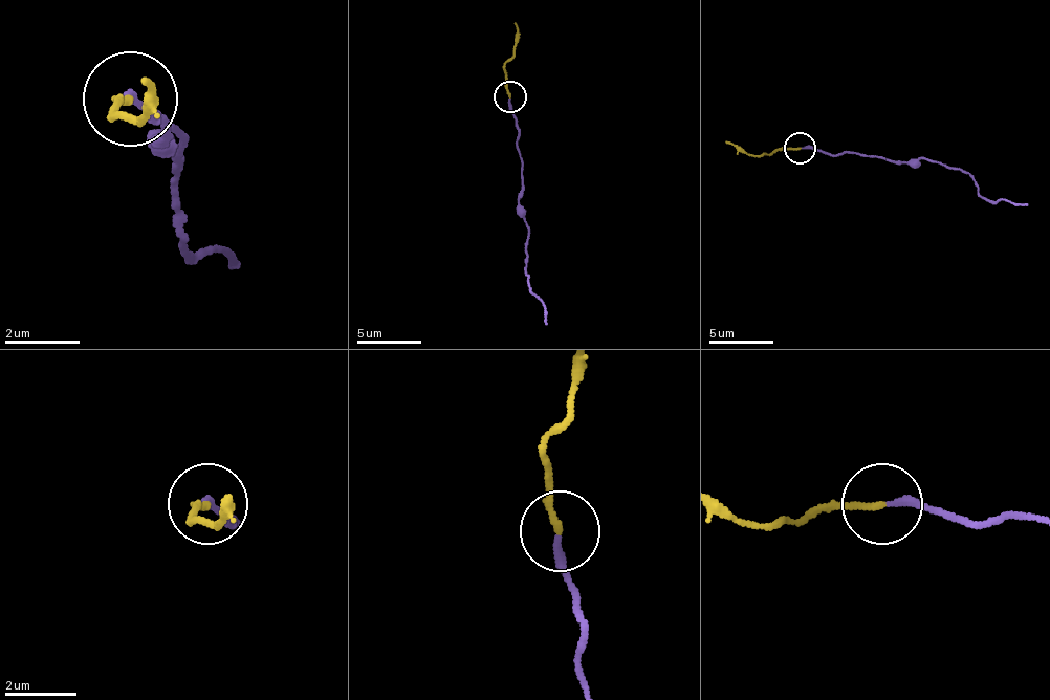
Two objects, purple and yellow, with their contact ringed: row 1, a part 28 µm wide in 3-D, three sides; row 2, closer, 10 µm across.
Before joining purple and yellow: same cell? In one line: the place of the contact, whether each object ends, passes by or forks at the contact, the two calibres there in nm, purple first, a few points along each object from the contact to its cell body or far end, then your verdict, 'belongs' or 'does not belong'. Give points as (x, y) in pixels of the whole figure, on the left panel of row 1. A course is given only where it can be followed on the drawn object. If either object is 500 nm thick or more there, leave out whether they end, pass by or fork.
(130, 99) | purple ends | yellow ends | 240/180 nm | purple via (128, 95), (166, 124), (156, 143), (184, 143), (175, 152), (184, 246), (241, 265) | yellow via (128, 95), (118, 105), (137, 124), (147, 77) | does not belong

